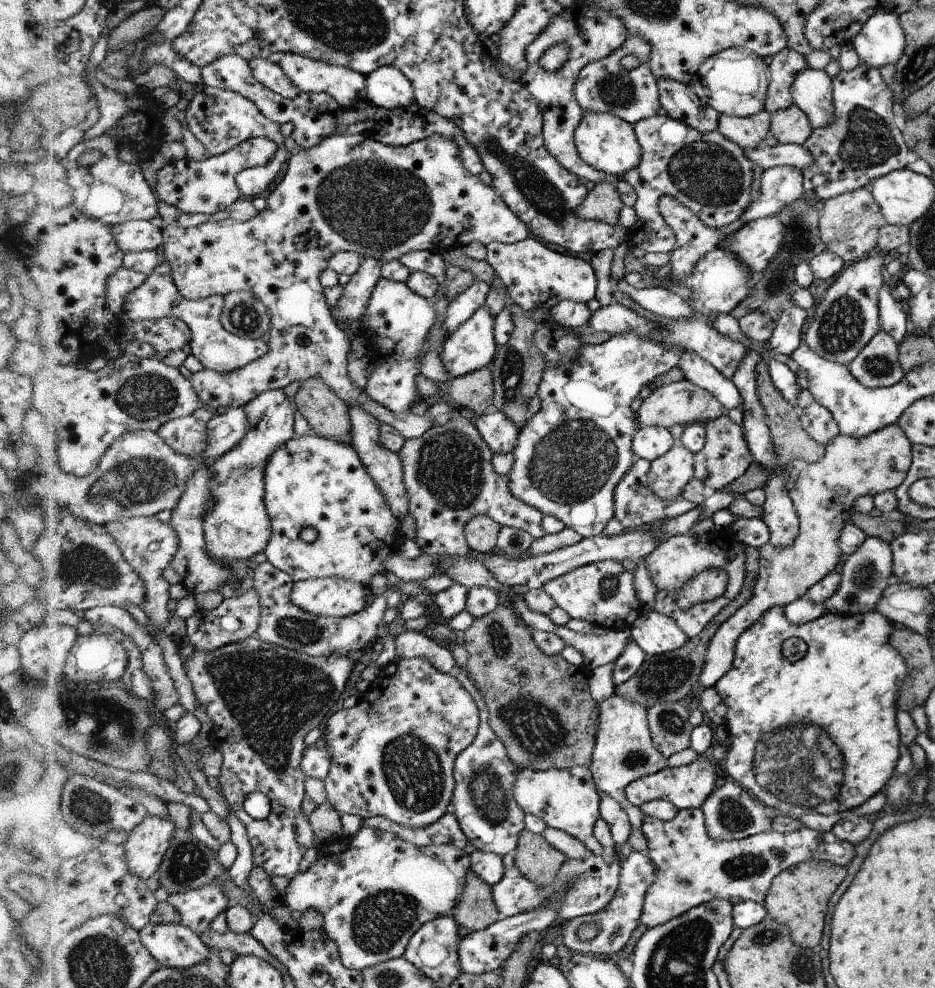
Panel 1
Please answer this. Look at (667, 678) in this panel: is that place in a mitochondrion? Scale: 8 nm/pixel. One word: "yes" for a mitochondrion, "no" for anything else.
yes

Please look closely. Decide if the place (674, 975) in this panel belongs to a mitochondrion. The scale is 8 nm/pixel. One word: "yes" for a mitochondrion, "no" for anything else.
yes

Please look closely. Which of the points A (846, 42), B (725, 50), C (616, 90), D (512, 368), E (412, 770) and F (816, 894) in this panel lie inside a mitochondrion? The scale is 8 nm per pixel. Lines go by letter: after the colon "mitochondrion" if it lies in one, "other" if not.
A: other
B: other
C: mitochondrion
D: mitochondrion
E: mitochondrion
F: other

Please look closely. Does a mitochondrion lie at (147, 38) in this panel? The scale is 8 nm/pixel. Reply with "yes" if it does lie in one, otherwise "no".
no

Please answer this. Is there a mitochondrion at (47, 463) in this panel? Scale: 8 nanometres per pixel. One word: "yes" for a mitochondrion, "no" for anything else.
no

